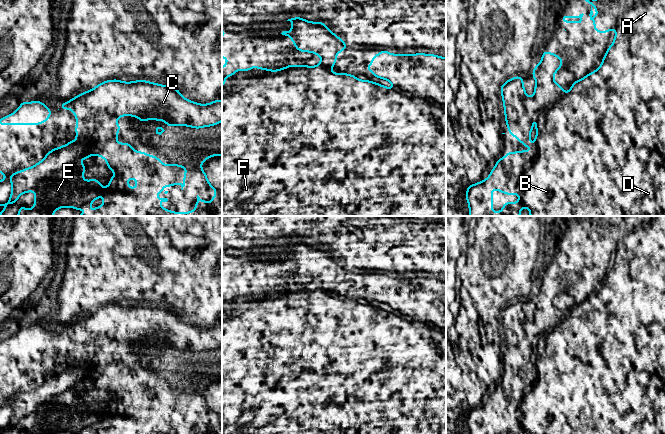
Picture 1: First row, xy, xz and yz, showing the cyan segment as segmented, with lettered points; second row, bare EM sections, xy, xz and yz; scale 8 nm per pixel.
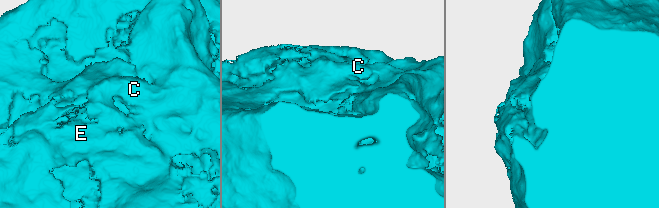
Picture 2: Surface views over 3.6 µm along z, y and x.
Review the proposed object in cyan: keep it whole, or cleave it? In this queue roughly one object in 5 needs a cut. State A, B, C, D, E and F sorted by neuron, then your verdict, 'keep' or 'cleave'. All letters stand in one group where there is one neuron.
A B C D E F; keep

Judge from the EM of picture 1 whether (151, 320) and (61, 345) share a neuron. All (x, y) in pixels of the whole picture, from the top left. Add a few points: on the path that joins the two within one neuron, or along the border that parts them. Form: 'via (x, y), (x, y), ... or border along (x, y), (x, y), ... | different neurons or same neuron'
via (129, 325), (109, 325), (90, 340), (83, 341) | same neuron

